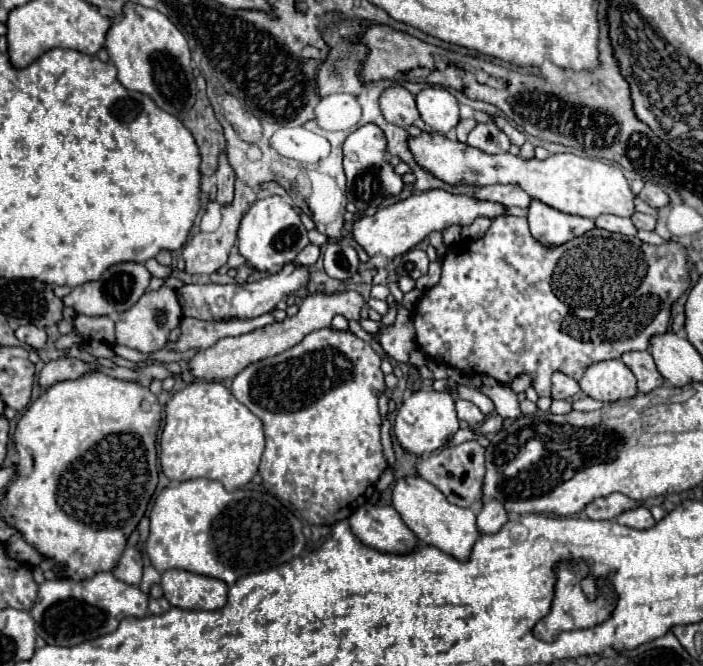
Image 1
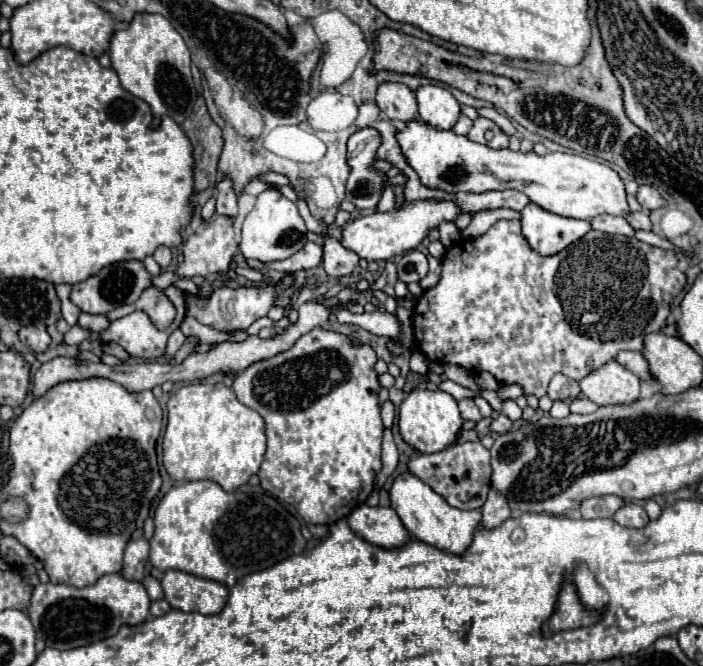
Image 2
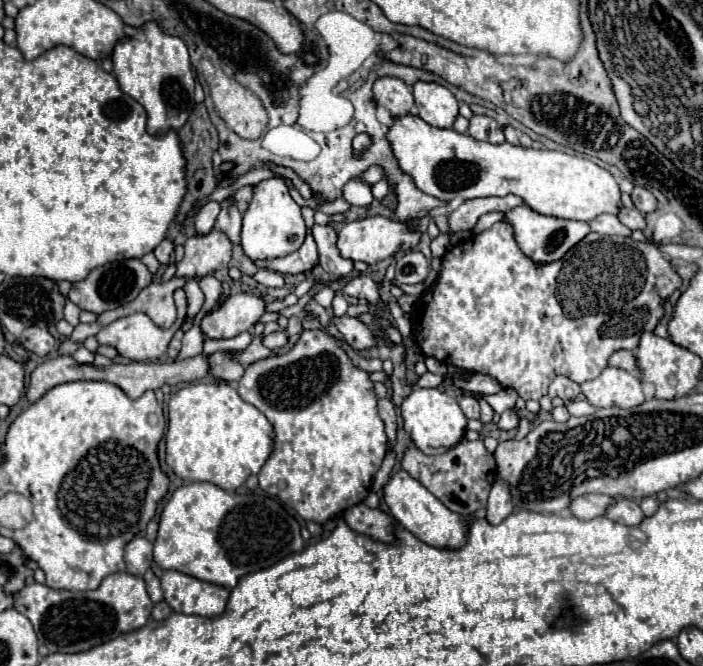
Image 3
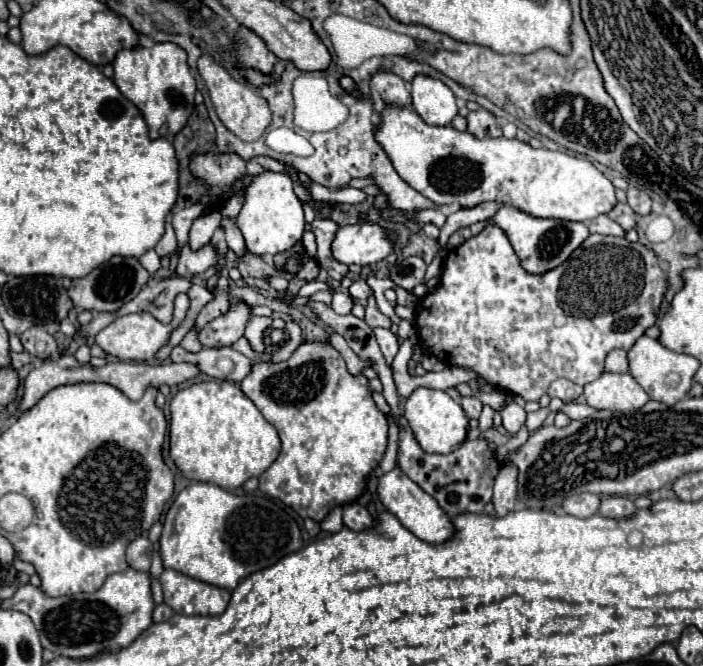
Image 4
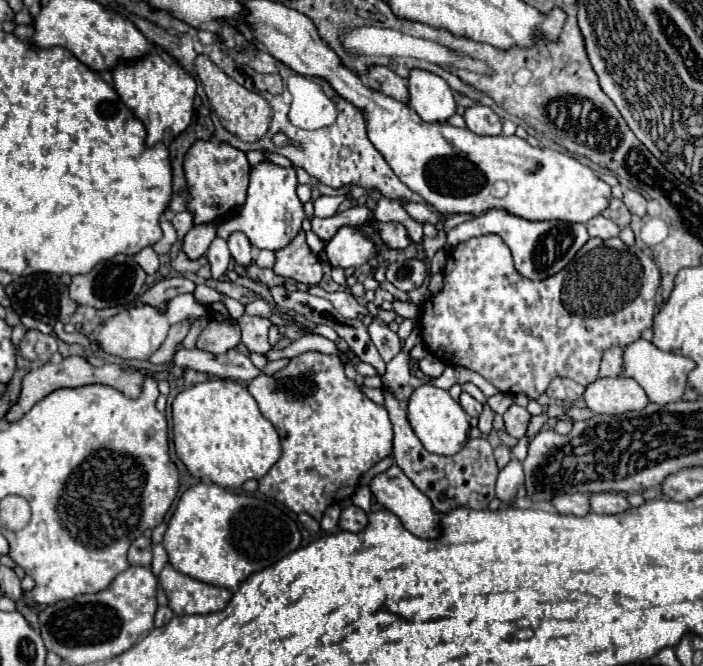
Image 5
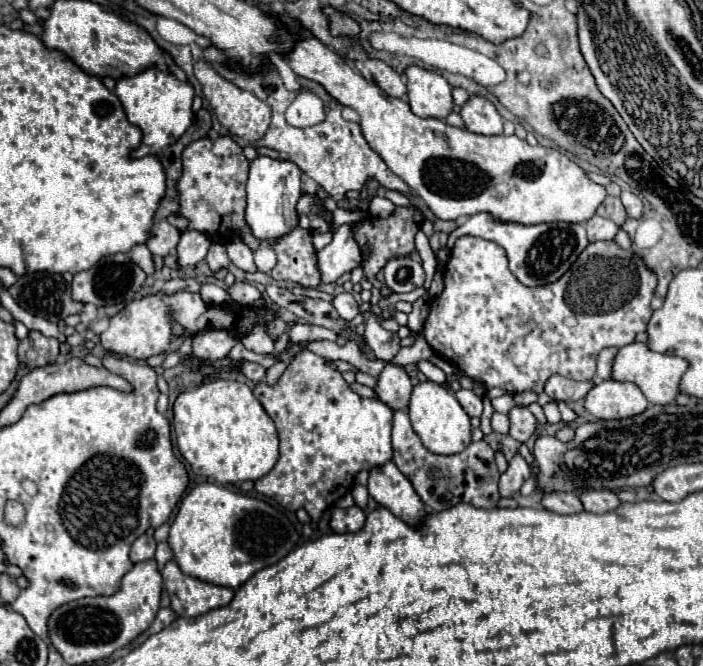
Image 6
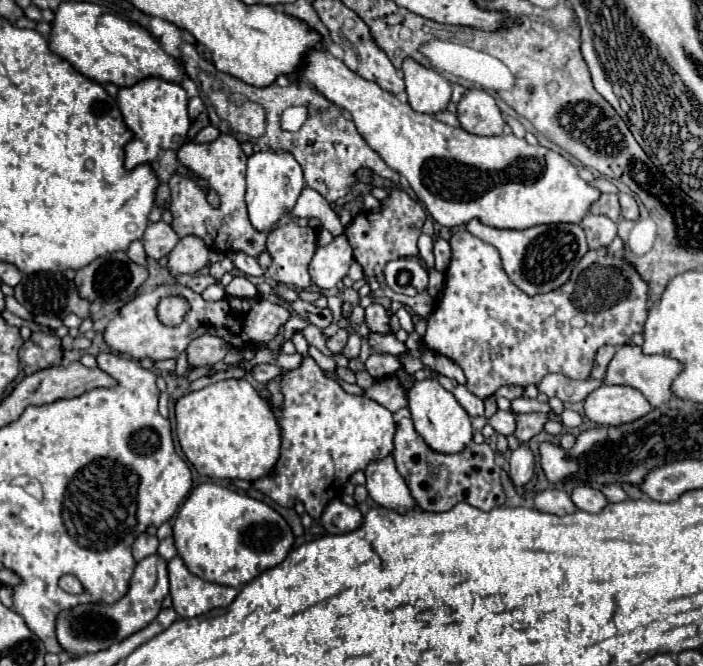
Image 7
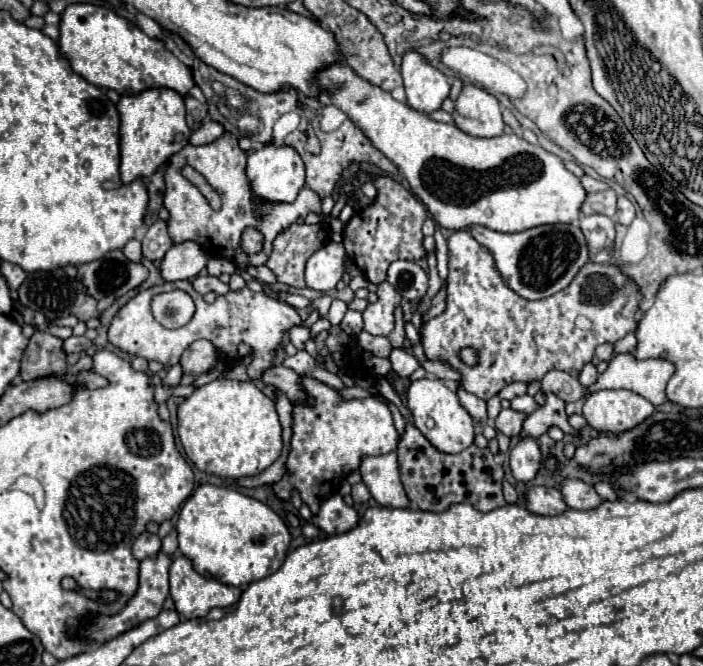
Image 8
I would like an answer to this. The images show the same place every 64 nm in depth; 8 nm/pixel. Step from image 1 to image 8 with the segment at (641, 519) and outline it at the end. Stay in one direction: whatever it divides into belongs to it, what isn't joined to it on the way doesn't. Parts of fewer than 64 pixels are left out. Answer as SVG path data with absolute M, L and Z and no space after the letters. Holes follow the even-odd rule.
M564 480L562 496L564 496L566 504L576 510L594 510L604 502L596 494L596 490L582 480Z

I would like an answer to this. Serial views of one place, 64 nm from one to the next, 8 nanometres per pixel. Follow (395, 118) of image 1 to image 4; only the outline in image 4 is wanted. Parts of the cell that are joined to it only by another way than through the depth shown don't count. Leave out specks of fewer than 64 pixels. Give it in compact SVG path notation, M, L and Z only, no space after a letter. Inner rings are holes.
M392 72L374 74L370 86L374 92L378 92L382 102L386 102L386 104L392 104L398 108L410 108L412 106L412 96L410 96L410 90L406 88L406 82Z

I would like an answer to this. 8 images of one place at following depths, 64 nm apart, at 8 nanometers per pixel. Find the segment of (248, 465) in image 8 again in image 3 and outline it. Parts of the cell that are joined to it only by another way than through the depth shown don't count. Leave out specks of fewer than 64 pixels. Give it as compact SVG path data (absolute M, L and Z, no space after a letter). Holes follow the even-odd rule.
M198 382L180 388L168 402L168 432L166 432L166 464L180 480L212 482L226 492L234 492L248 476L258 474L272 452L272 426L266 416L252 404L244 402L236 388L226 382Z

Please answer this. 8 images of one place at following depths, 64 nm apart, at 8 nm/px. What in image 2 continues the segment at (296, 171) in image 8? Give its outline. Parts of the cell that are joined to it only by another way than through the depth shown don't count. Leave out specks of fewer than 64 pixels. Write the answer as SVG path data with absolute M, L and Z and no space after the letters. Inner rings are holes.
M266 190L258 196L252 212L244 218L242 224L242 240L240 240L240 252L244 258L254 258L260 262L274 262L290 258L294 252L304 248L308 242L306 238L306 224L298 214L298 208L294 202L280 196L276 190Z

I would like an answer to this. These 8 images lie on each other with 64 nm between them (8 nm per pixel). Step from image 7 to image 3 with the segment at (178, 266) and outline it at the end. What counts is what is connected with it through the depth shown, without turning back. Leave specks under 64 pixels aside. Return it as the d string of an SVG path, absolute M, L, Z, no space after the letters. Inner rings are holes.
M210 200L202 206L202 210L196 216L196 234L206 234L212 230L212 226L216 224L216 216L220 212L220 206L216 200Z

